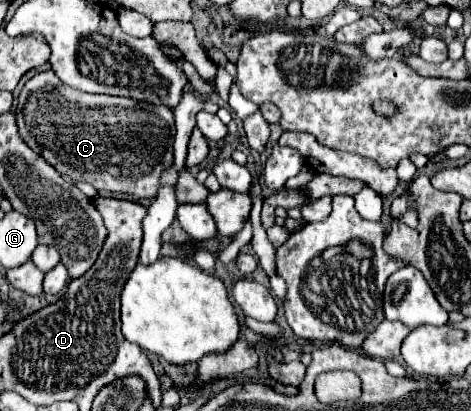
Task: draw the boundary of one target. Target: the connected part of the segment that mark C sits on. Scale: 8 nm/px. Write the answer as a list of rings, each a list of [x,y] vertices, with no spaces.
[[[52,71],[36,73],[20,91],[16,105],[16,123],[22,139],[64,177],[78,183],[90,183],[98,191],[128,193],[136,199],[154,199],[160,189],[160,175],[172,165],[174,159],[174,115],[166,105],[138,103],[134,99],[110,95],[86,95],[76,91],[52,75]]]

